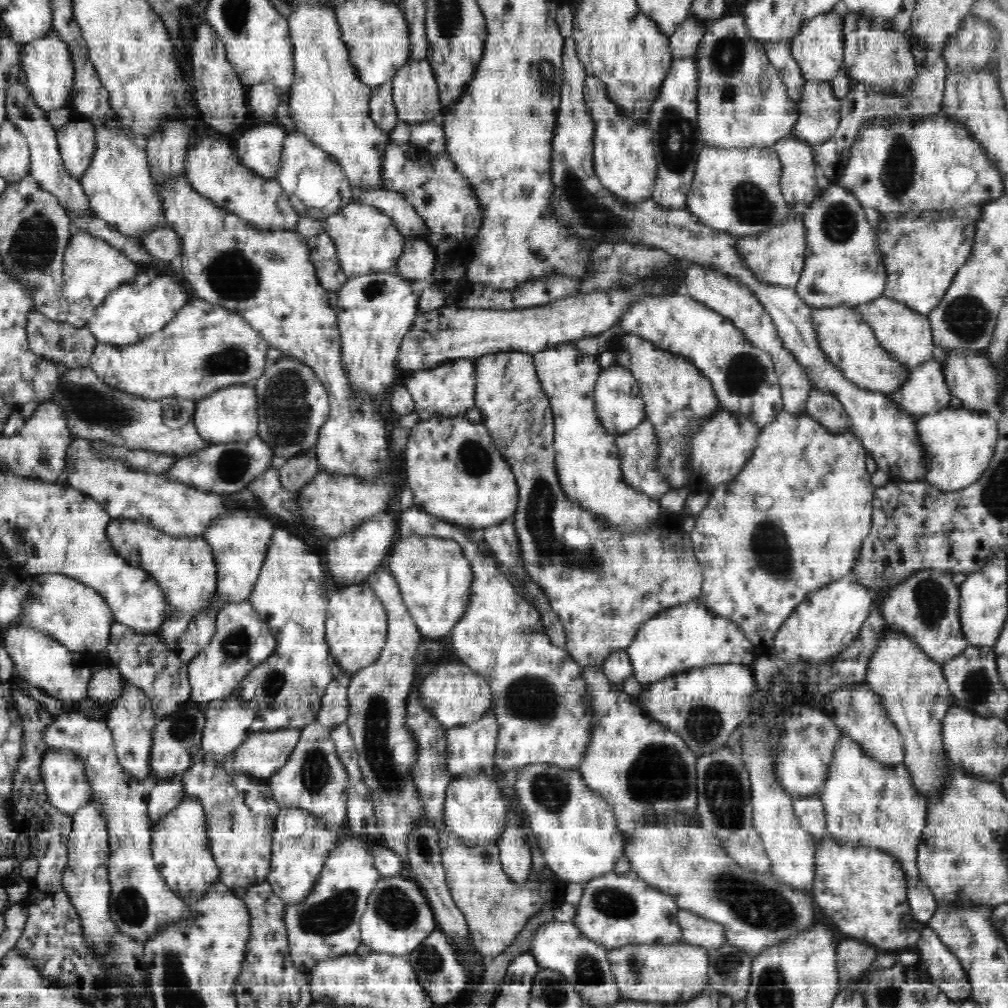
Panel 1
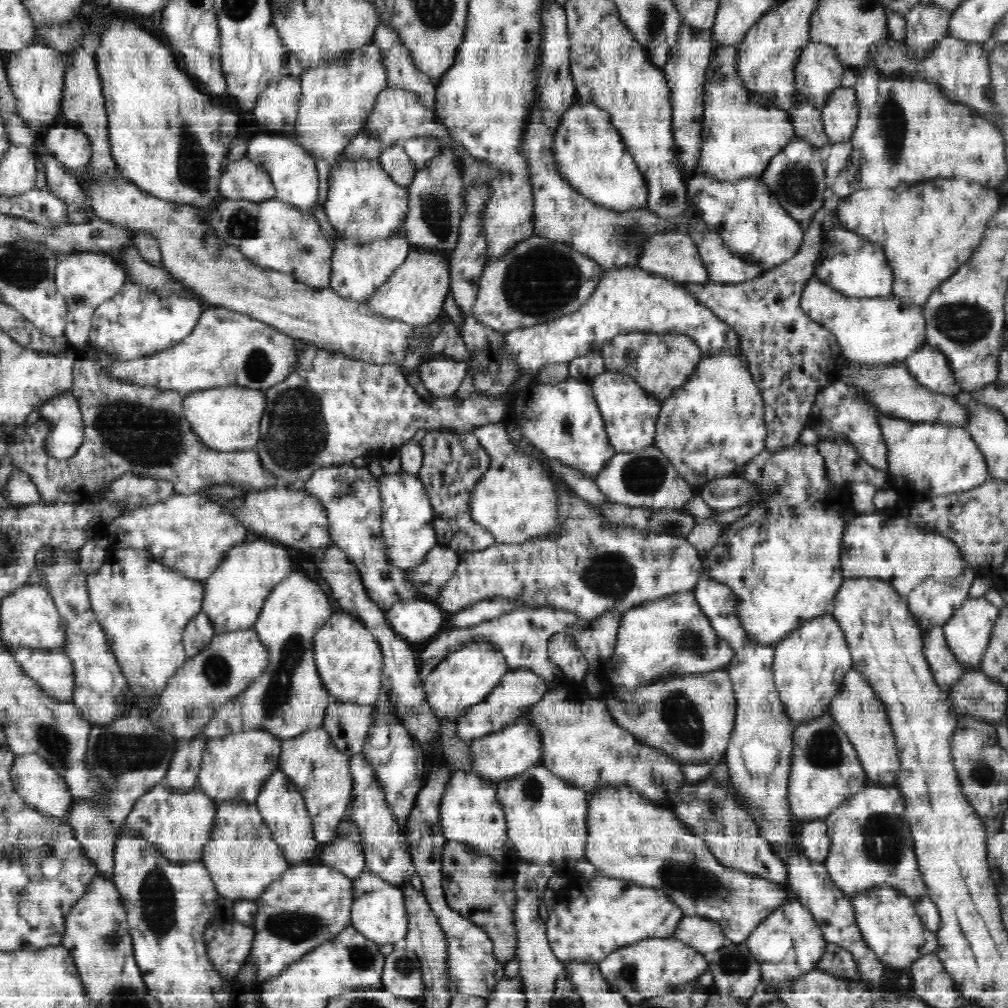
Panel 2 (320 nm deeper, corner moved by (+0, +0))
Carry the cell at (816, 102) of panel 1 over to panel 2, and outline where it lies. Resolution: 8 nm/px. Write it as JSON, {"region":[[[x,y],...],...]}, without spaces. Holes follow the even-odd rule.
{"region":[[[840,87],[832,91],[821,108],[824,132],[833,143],[850,141],[859,119],[859,104],[853,88]]]}

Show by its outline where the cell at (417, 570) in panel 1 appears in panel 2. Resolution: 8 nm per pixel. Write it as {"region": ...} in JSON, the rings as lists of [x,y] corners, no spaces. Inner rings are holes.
{"region":[[[412,597],[408,601],[397,601],[386,613],[392,630],[408,641],[429,642],[442,632],[446,612],[427,597]]]}

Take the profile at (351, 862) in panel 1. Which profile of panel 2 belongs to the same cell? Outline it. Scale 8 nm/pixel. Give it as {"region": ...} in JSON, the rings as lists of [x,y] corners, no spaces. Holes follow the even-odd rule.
{"region":[[[324,864],[290,867],[284,875],[272,883],[266,891],[256,900],[258,914],[255,916],[253,931],[255,932],[253,948],[248,959],[258,963],[258,977],[264,982],[268,978],[278,976],[280,972],[292,966],[304,955],[312,952],[316,947],[322,946],[345,928],[351,926],[351,906],[355,901],[354,881],[340,870]]]}

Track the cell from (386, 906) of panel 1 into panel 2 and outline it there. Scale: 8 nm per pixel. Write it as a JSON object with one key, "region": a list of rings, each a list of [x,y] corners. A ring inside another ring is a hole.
{"region":[[[365,870],[354,881],[355,901],[351,906],[350,924],[364,936],[379,945],[401,945],[408,936],[409,920],[402,888],[384,881],[384,878]]]}

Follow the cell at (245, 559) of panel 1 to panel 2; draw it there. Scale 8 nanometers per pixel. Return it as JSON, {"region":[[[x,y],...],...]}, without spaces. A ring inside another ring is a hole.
{"region":[[[264,540],[234,544],[204,581],[205,595],[201,612],[210,617],[215,634],[254,627],[265,597],[290,569],[290,558],[282,546]]]}

